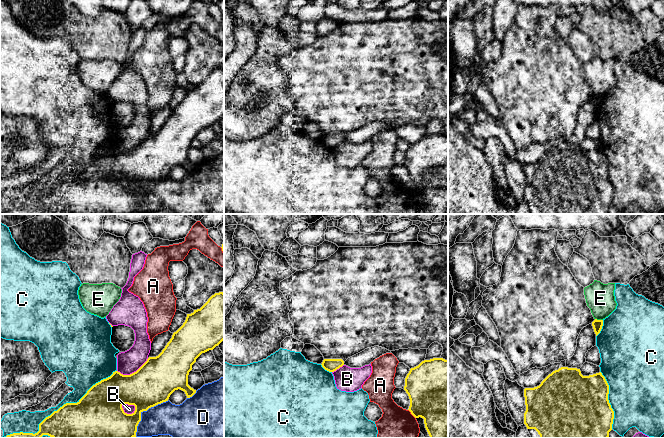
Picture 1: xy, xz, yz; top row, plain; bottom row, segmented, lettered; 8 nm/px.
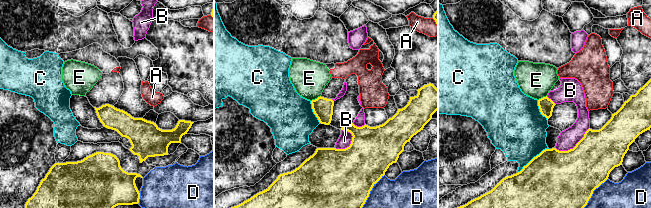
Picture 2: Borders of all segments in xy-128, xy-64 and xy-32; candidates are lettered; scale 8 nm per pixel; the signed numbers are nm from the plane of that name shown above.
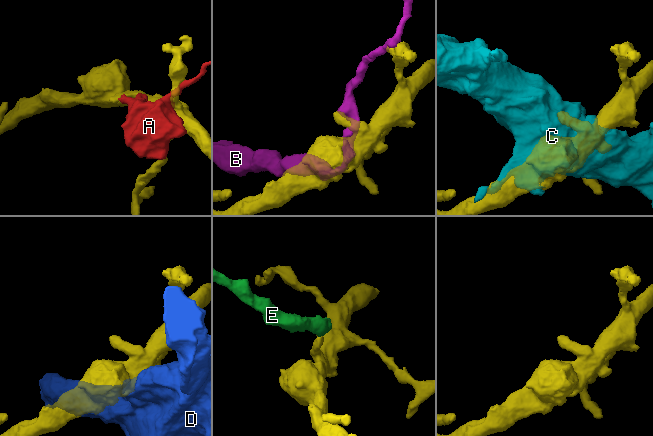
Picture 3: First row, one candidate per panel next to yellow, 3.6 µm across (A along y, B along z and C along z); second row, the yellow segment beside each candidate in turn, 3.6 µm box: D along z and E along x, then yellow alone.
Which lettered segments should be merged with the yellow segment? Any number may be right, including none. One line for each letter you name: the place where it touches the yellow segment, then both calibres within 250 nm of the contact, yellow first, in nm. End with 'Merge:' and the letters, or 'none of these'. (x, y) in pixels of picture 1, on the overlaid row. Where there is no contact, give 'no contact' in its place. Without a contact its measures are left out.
Merge: none of these

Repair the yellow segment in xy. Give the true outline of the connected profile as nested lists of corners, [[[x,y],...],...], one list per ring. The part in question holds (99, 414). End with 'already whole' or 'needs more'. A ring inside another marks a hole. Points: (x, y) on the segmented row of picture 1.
[[[224,293],[212,295],[208,301],[193,313],[187,314],[183,325],[173,333],[162,352],[156,357],[149,357],[147,361],[134,373],[123,375],[118,371],[93,385],[77,403],[66,403],[39,424],[39,431],[33,433],[13,433],[4,438],[41,438],[48,435],[52,438],[134,438],[137,426],[141,421],[141,413],[149,408],[168,401],[175,390],[185,392],[187,398],[192,397],[196,390],[188,385],[188,375],[196,359],[209,350],[213,350],[224,340]],[[122,405],[134,405],[132,414],[124,412]]]; already whole

